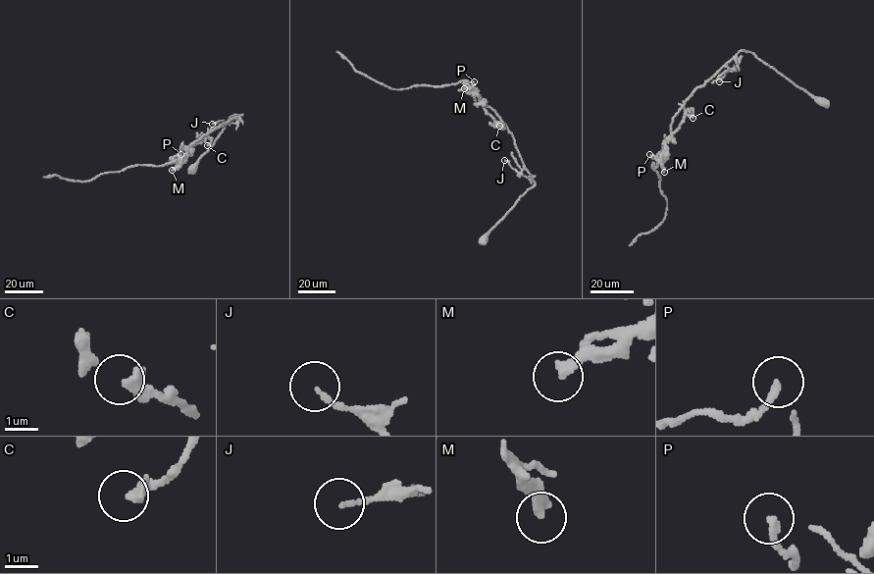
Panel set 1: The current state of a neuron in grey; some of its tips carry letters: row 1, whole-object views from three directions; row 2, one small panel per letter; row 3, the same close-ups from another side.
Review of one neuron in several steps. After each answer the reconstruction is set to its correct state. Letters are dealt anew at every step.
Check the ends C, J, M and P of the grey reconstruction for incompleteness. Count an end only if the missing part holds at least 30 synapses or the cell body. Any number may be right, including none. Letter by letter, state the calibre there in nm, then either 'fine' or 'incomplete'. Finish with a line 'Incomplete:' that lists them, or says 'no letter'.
C: calibre 320 nm; fine
J: calibre 120 nm; fine
M: calibre 240 nm; fine
P: calibre 140 nm; fine
Incomplete: no letter

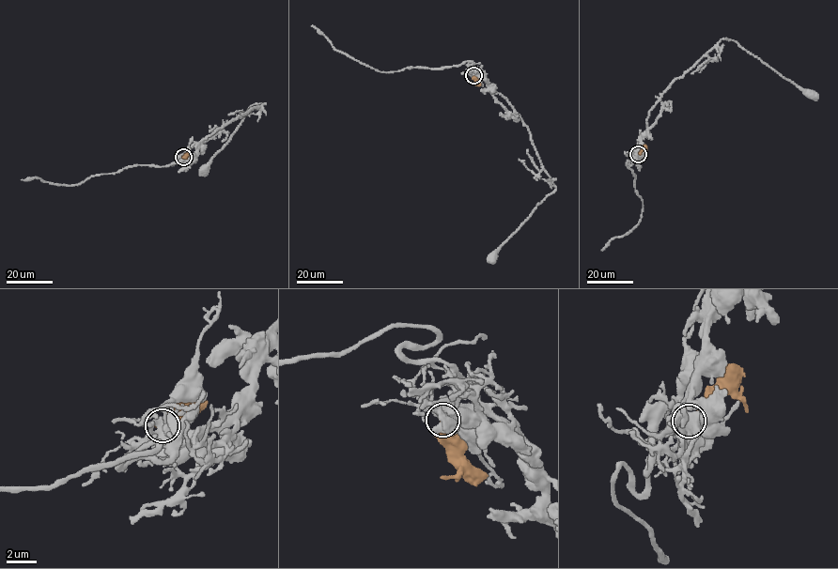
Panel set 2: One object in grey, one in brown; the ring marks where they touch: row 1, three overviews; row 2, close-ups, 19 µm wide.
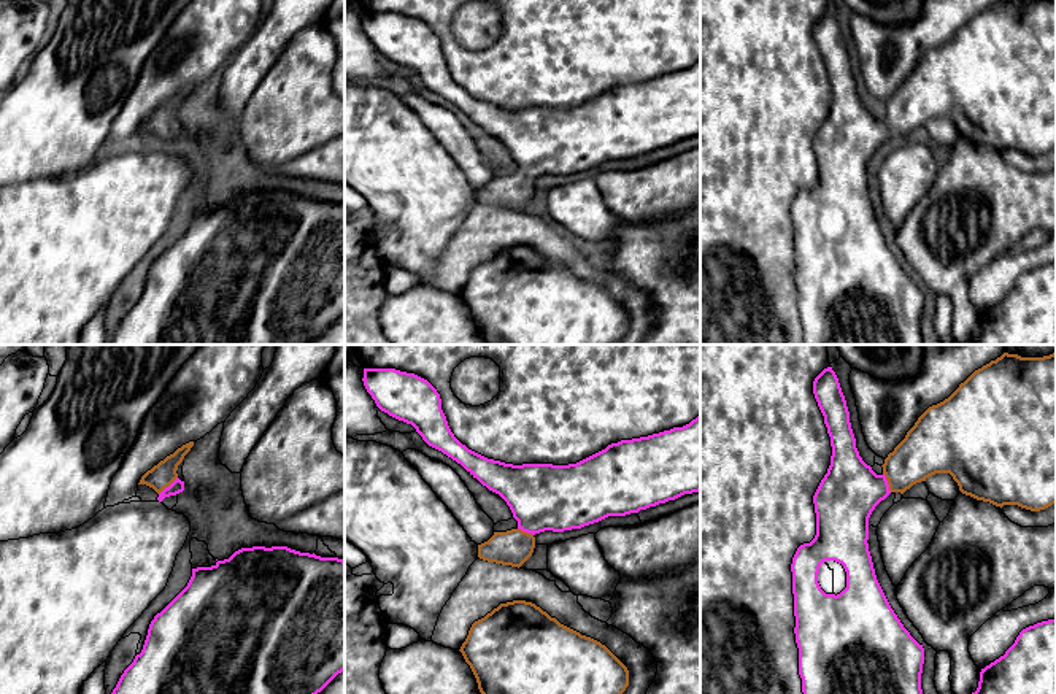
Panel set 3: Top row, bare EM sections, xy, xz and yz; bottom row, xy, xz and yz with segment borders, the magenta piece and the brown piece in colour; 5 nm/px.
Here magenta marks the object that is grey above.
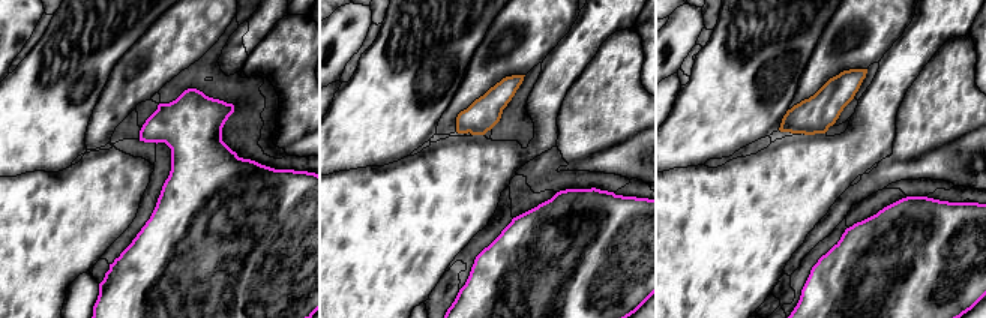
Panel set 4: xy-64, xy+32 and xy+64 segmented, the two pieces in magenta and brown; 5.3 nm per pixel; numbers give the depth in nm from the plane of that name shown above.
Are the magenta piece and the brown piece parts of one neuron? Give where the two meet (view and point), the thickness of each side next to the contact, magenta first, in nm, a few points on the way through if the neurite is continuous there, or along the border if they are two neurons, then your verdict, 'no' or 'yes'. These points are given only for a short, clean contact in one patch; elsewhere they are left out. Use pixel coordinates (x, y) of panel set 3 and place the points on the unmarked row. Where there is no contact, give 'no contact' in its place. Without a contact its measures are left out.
yz (886, 126) | 300/260 nm | across yz (850, 135), (877, 132), (886, 126), (924, 96) | yes

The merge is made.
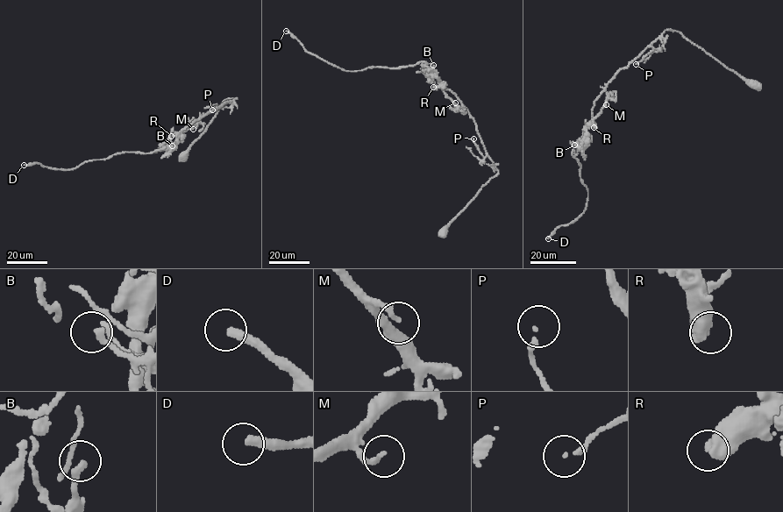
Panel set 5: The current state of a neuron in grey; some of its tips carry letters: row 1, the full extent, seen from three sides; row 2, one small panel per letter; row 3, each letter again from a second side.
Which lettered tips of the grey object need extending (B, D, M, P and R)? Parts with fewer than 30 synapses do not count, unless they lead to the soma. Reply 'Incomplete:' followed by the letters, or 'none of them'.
Incomplete: D

